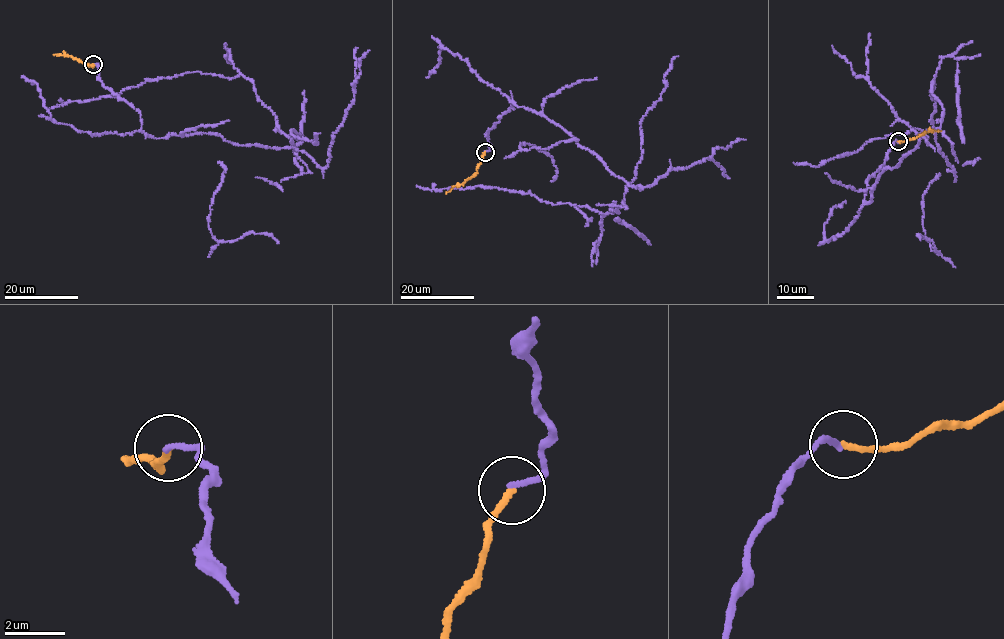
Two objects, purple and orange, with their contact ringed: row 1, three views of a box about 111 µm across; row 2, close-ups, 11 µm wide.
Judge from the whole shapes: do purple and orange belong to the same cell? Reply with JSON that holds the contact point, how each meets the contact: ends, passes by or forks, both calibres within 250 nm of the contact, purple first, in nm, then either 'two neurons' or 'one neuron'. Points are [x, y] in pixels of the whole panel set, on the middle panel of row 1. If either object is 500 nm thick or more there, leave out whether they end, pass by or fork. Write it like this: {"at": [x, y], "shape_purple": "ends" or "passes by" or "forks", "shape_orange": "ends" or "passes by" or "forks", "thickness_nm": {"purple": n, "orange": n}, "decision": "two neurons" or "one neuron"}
{"at": [485, 152], "shape_purple": "ends", "shape_orange": "ends", "thickness_nm": {"purple": 180, "orange": 200}, "decision": "one neuron"}

